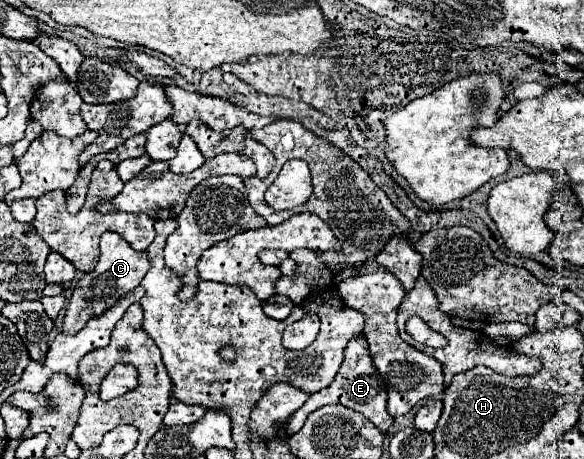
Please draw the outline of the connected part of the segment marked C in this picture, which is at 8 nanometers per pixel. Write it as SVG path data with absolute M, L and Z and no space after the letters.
M107 231L101 237L101 255L99 255L95 269L85 273L73 289L73 295L71 295L71 301L65 311L65 319L63 319L63 333L77 335L87 325L89 319L103 315L127 291L135 289L141 283L141 277L145 277L147 269L149 269L149 261L147 261L145 251L135 251L119 233Z

